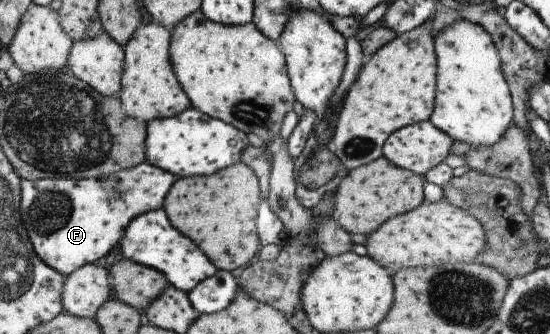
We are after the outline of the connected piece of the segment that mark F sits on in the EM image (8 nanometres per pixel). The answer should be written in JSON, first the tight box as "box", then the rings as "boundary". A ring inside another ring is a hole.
{"box":[19,161,175,276],"boundary":[[[145,161],[102,179],[21,179],[19,216],[36,255],[48,267],[67,276],[84,264],[104,257],[119,243],[131,219],[160,208],[175,179],[171,173]],[[114,188],[118,189],[118,198],[114,197]]]}

